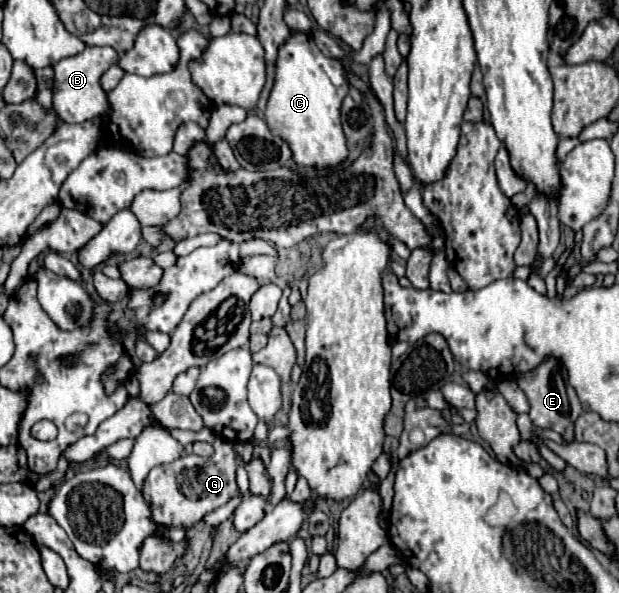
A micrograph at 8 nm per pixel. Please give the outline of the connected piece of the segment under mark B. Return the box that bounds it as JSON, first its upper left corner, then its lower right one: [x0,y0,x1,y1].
[53,46,117,122]

